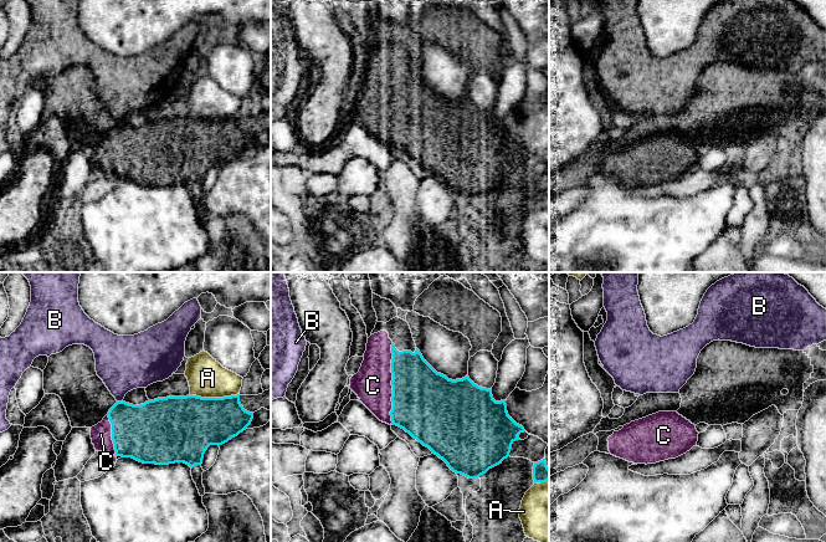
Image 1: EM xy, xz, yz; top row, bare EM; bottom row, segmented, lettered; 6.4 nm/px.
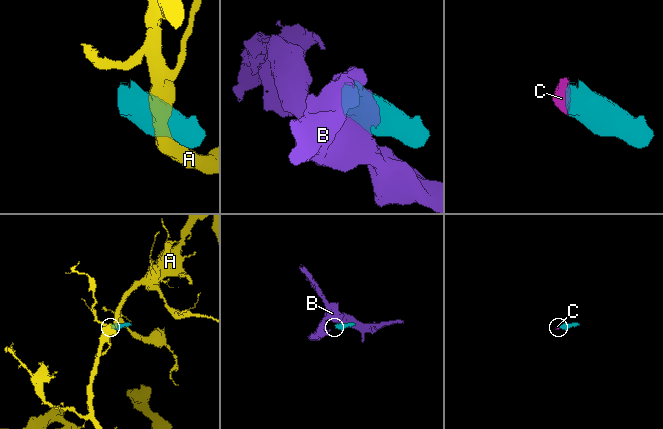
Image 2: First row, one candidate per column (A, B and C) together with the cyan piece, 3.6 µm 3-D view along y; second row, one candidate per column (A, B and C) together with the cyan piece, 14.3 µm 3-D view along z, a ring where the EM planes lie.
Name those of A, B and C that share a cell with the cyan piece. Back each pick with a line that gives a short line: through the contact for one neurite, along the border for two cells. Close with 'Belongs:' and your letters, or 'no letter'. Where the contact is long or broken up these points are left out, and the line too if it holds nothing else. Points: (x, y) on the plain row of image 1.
Belongs: C

